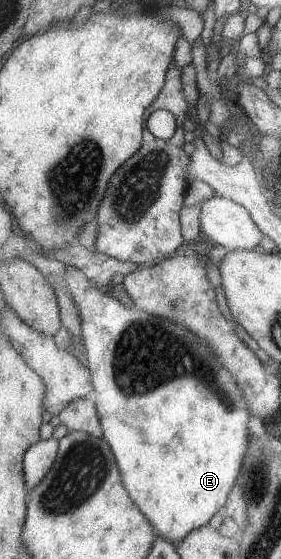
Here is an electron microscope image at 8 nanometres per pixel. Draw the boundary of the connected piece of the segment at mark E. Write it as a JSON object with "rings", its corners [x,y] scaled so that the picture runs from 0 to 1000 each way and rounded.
{"rings":[[[256,472],[235,474],[221,501],[256,522],[260,535],[288,558],[295,614],[302,615],[306,633],[295,644],[324,662],[327,683],[338,694],[331,710],[342,716],[374,785],[391,792],[438,850],[441,869],[470,884],[470,891],[480,893],[480,900],[509,914],[509,919],[523,921],[527,930],[552,941],[559,957],[580,957],[616,971],[651,968],[683,948],[740,937],[769,916],[797,914],[811,884],[819,884],[826,869],[858,853],[890,798],[886,791],[893,789],[893,778],[883,773],[883,751],[900,742],[890,737],[868,703],[858,699],[836,673],[794,653],[794,648],[662,583],[641,583],[641,580],[626,580],[605,571],[523,560],[516,555],[488,553],[484,547],[452,551],[420,533],[384,530],[370,515],[327,506],[295,483]]]}

